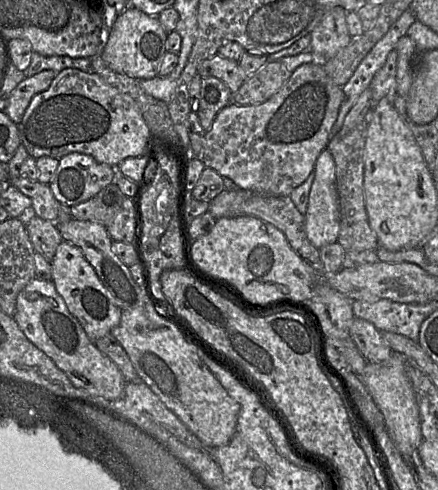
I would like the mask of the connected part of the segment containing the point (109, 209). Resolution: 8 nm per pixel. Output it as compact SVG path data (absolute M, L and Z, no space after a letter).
M113 182L88 201L71 207L71 213L74 219L106 226L120 211L125 197L117 184Z

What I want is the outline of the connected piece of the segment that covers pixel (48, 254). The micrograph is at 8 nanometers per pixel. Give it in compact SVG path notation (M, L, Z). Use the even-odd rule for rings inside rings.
M32 208L29 214L18 219L23 220L25 223L34 250L48 262L52 262L57 247L63 241L56 223L36 216Z

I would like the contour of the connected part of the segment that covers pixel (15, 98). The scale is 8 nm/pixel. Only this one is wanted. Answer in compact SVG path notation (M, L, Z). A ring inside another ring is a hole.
M44 70L20 82L9 95L4 109L7 116L14 123L19 124L31 99L36 94L47 90L58 73L54 70Z

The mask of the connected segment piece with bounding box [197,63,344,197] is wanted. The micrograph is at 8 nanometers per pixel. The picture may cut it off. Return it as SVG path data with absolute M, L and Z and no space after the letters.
M314 63L299 66L282 88L270 99L258 105L238 105L230 102L215 117L205 134L204 148L199 158L205 168L232 179L242 190L272 196L290 196L315 170L316 161L328 146L330 132L344 100L342 87L327 76L323 66Z

